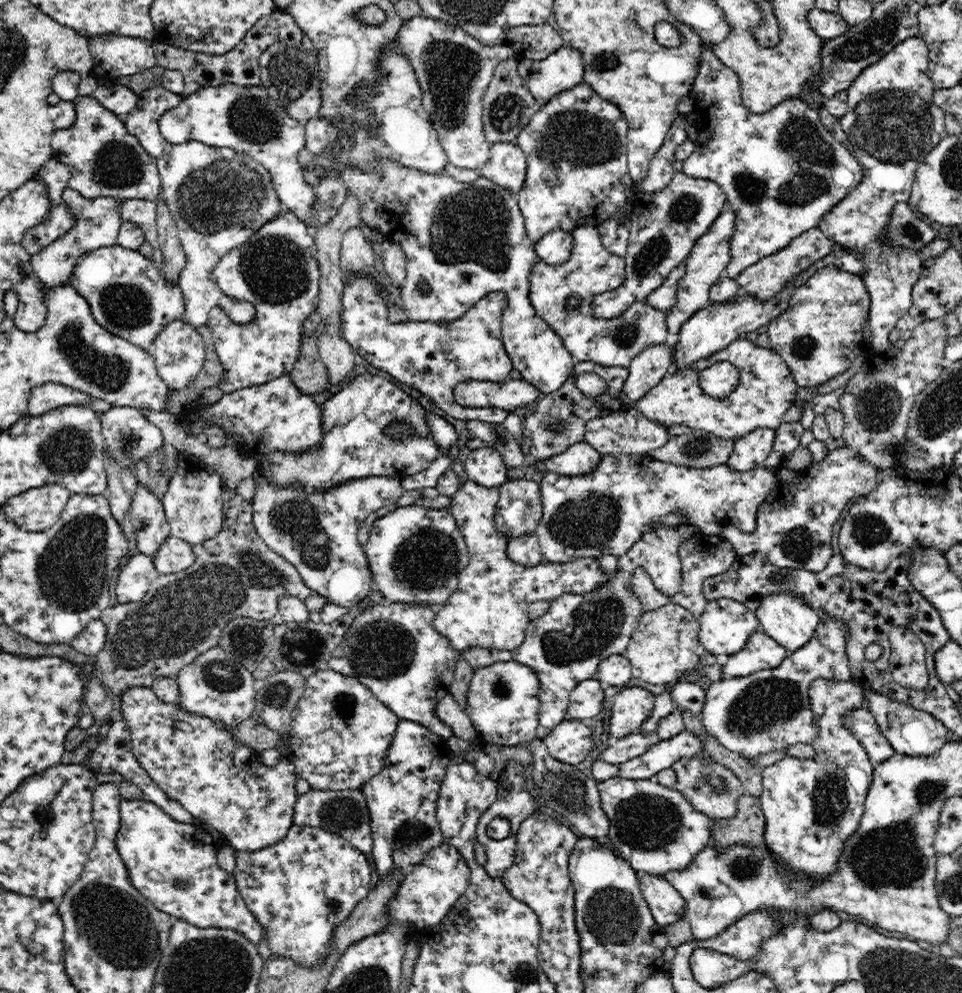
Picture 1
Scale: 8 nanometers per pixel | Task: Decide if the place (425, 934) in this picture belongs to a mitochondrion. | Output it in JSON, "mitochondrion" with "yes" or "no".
{"mitochondrion":"no"}

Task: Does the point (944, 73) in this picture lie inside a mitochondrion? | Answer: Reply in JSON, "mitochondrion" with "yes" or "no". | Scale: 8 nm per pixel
{"mitochondrion":"no"}

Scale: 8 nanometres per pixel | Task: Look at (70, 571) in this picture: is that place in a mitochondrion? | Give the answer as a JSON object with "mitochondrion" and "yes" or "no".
{"mitochondrion":"yes"}

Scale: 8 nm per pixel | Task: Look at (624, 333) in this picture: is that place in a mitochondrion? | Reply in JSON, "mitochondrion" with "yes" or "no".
{"mitochondrion":"yes"}

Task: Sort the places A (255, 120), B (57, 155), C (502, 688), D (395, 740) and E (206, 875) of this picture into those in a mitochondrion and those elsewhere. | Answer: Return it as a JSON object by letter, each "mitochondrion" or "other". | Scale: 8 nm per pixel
{"A":"mitochondrion","B":"other","C":"mitochondrion","D":"other","E":"other"}

